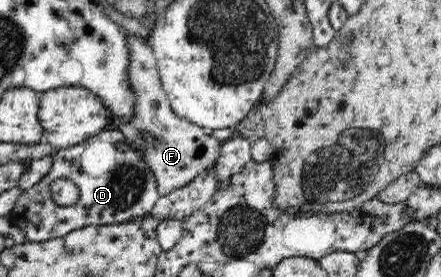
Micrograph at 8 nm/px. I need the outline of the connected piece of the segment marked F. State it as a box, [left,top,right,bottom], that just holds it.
[120,35,222,196]

